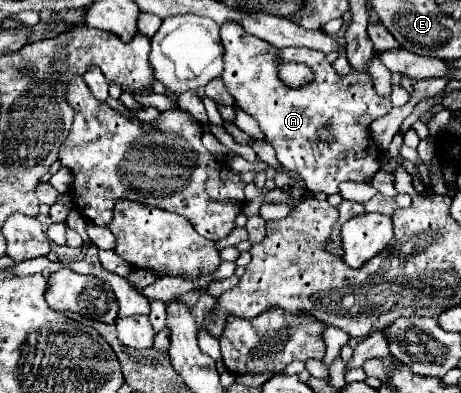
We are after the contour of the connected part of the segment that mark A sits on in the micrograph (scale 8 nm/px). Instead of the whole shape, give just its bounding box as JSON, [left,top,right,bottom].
[221,24,393,196]

